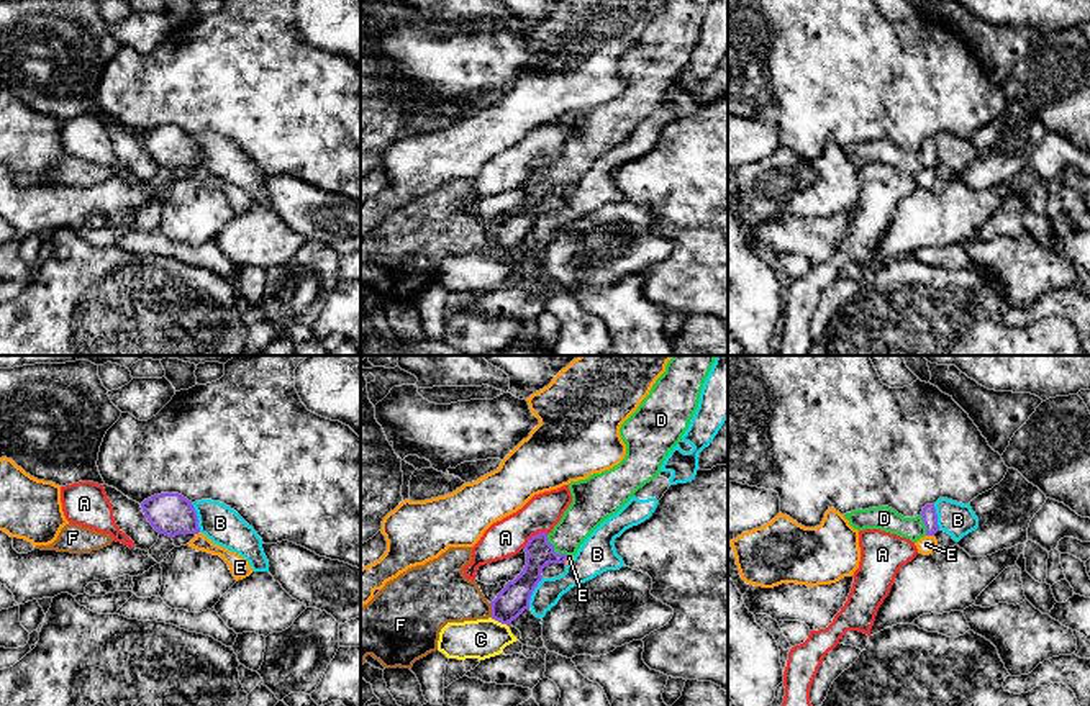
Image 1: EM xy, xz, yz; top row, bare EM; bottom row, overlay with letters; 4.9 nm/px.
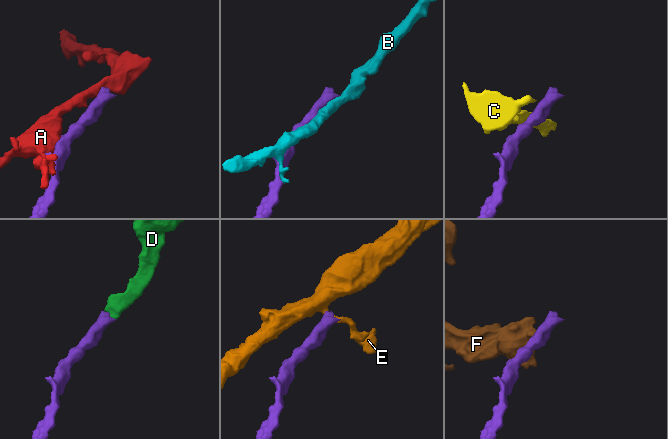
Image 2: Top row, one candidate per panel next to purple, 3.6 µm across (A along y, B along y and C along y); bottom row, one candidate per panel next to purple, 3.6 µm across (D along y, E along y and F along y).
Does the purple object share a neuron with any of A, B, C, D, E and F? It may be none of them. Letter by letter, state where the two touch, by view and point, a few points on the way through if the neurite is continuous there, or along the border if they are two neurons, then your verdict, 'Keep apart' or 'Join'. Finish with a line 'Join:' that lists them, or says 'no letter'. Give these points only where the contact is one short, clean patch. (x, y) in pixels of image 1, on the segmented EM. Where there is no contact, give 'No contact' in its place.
A: Touches purple at xz (533, 536). Keep apart
B: Touches purple at xy (197, 518). Keep apart
C: Touches purple at xz (499, 621). Keep apart
D: Touches purple at xz (553, 549). Path across: xz (540, 552), (553, 549), (587, 511). Join
E: Touches purple at yz (930, 534). Boundary: yz (926, 534), (933, 536). Keep apart
F: Touches purple at xz (492, 610). Boundary: xz (489, 603), (492, 616). Keep apart
Join: D

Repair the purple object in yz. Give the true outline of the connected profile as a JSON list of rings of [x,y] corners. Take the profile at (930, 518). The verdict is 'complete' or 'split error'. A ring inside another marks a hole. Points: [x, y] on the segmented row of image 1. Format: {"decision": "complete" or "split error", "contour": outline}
{"decision": "split error", "contour": [[[926,505],[916,518],[903,518],[888,506],[856,509],[846,513],[844,518],[857,531],[880,529],[906,537],[911,542],[916,542],[924,536],[934,536],[939,531],[934,505]]]}

